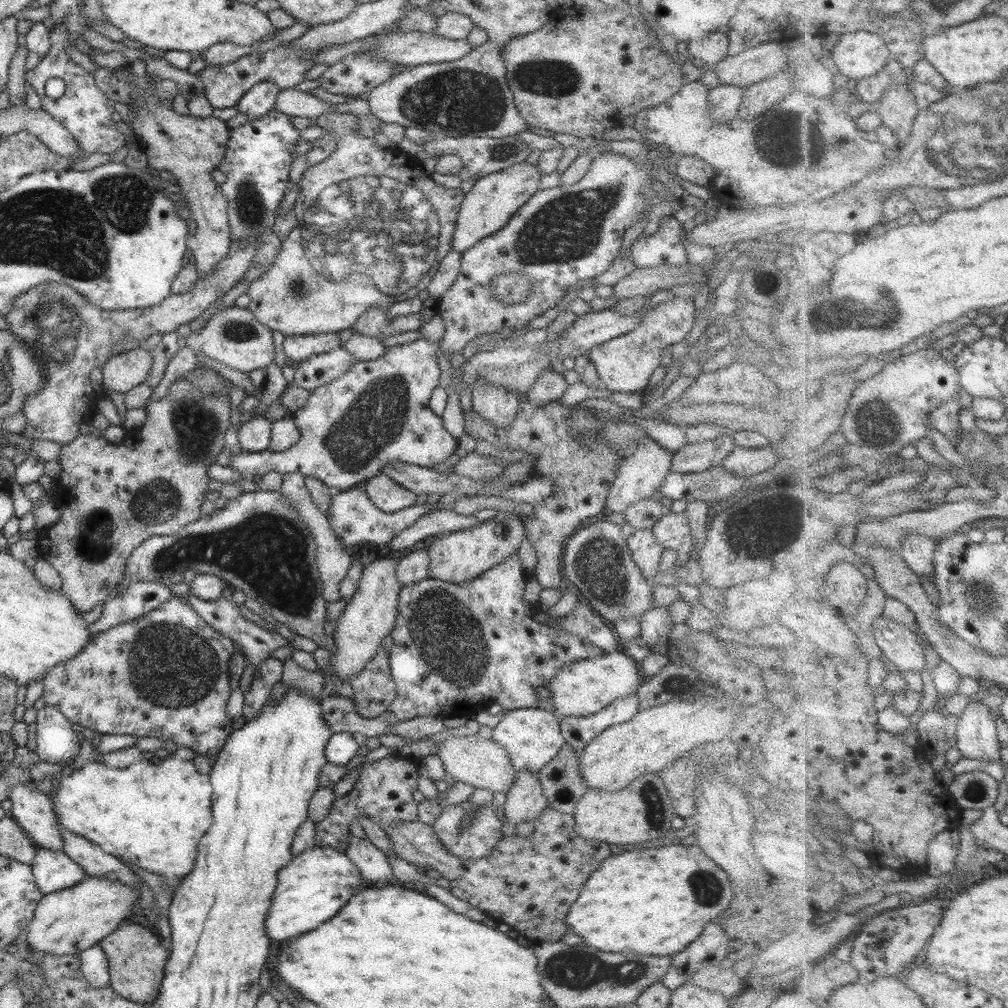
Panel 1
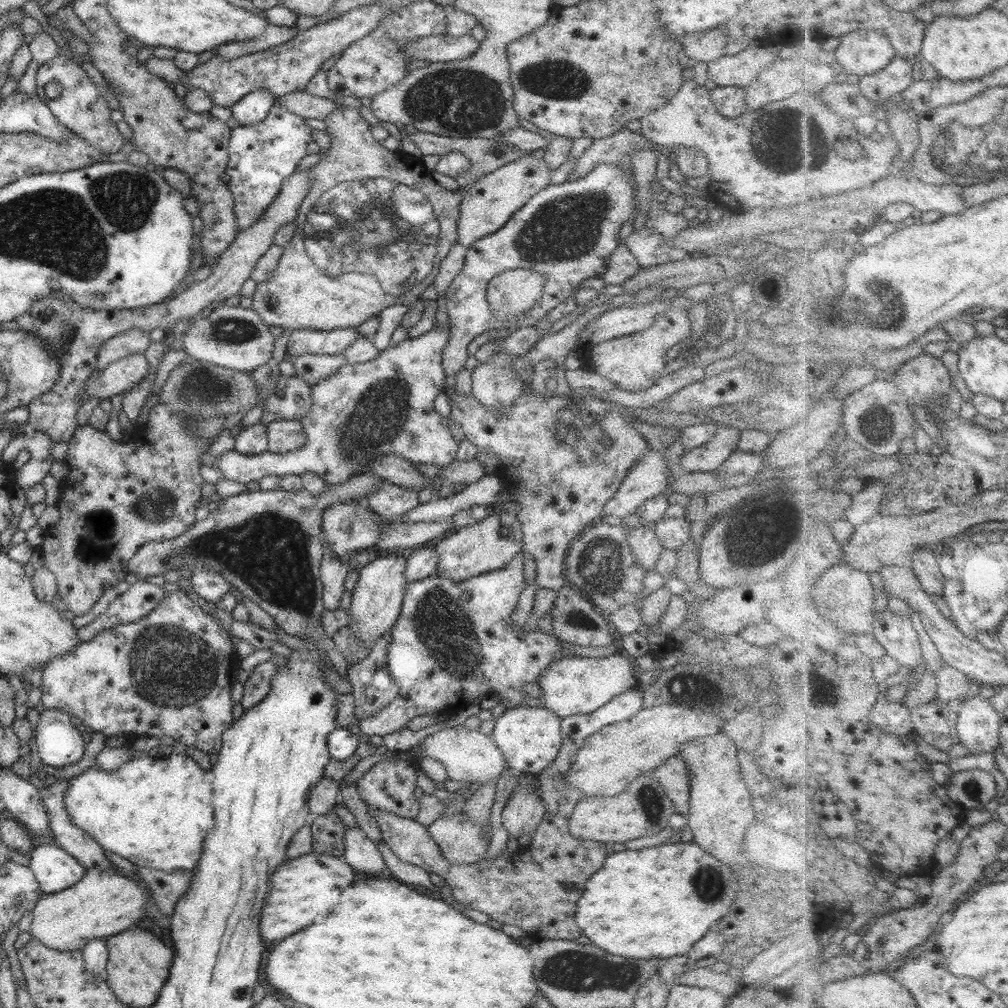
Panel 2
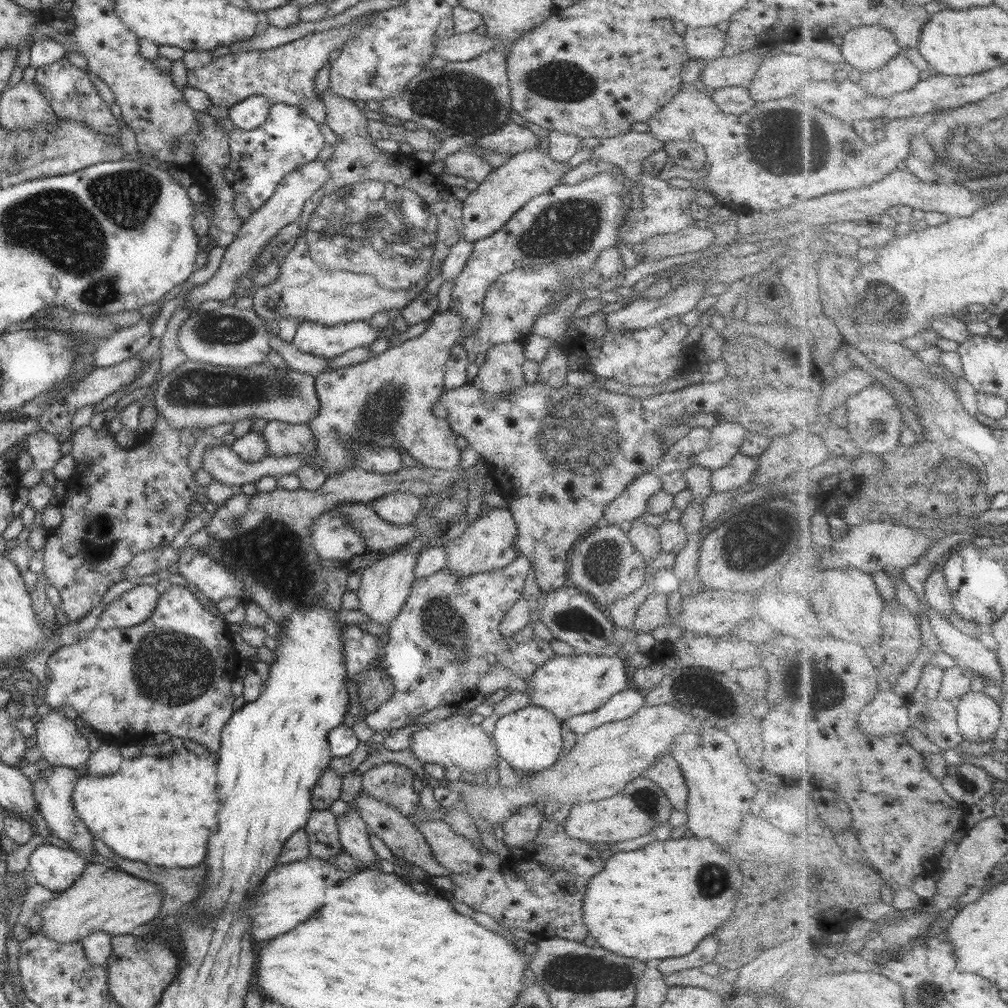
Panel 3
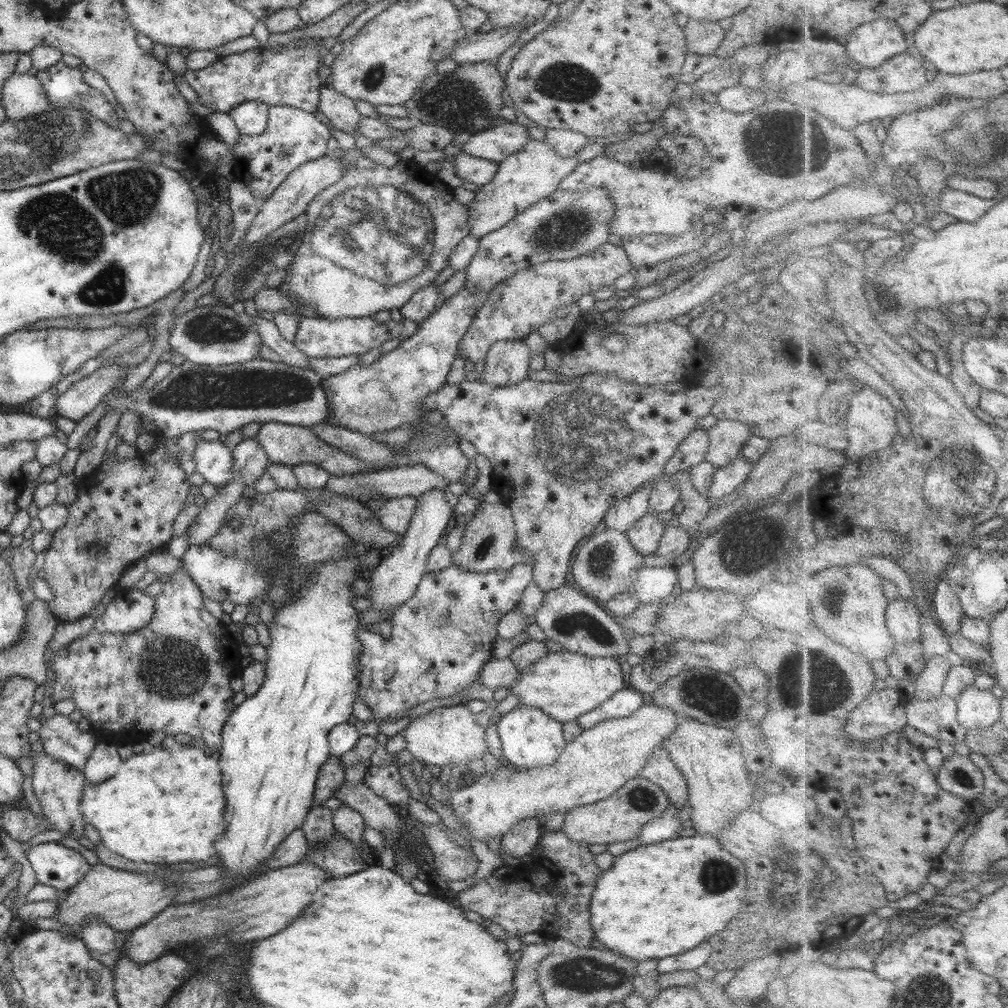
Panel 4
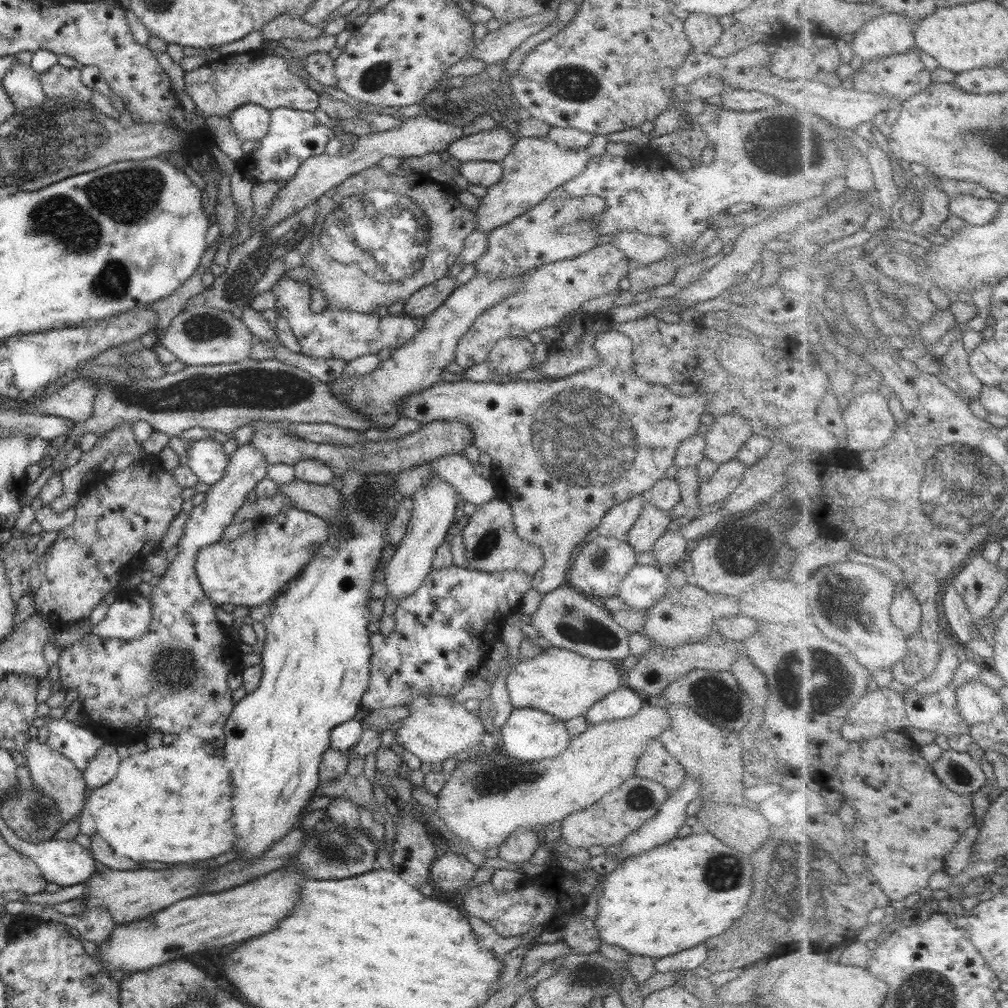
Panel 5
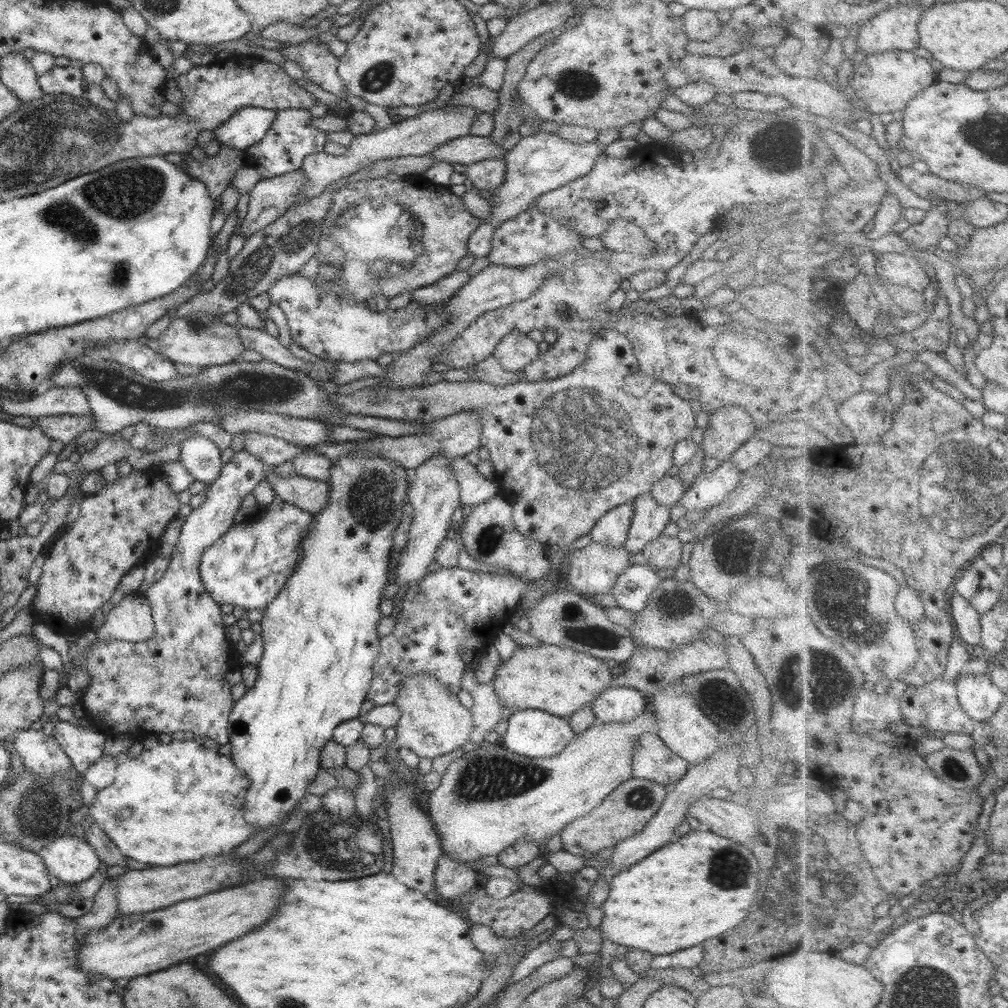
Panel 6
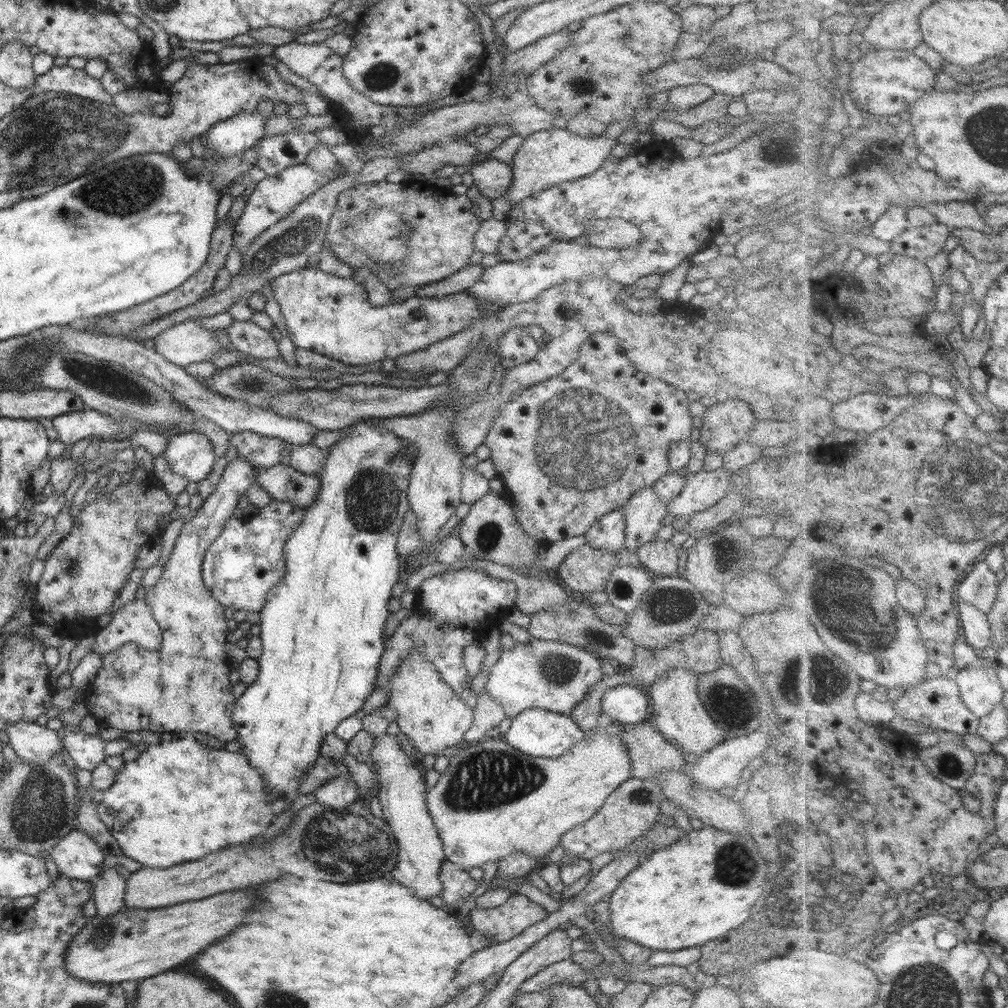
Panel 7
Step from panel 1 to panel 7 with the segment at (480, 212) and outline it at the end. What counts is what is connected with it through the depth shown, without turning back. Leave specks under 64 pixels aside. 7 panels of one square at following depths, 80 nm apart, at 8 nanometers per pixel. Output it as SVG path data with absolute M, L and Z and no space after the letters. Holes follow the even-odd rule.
M554 126L550 130L535 132L530 136L526 136L514 157L513 164L510 164L513 167L513 183L504 197L509 198L513 202L512 208L514 208L515 205L528 198L531 194L544 189L548 190L548 188L563 182L588 176L603 165L606 158L611 155L611 150L616 146L617 141L616 139L605 137L604 134L594 138L586 138L574 134L569 129L561 129Z

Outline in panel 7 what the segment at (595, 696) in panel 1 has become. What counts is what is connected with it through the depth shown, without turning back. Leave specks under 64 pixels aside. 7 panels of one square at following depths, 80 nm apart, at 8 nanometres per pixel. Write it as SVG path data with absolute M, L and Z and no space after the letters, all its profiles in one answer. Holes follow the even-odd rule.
M531 637L526 643L515 642L512 648L500 648L500 658L494 666L488 668L486 683L487 692L504 709L505 718L516 718L526 709L544 709L558 714L570 714L573 706L590 692L591 686L600 682L604 676L600 659L592 652L588 652L579 646L572 646L560 641L542 640Z

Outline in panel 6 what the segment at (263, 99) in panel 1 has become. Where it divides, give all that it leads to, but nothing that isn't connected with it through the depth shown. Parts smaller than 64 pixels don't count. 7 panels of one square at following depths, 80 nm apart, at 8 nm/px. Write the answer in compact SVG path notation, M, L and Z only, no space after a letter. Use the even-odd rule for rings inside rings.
M248 106L236 111L226 122L215 129L220 146L244 151L271 130L277 111Z

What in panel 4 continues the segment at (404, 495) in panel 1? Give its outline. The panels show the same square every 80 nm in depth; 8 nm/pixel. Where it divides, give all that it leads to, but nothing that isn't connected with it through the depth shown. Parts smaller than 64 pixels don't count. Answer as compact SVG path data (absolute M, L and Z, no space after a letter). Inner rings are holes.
M402 496L386 500L375 510L375 514L384 529L397 536L404 536L416 510L417 497Z

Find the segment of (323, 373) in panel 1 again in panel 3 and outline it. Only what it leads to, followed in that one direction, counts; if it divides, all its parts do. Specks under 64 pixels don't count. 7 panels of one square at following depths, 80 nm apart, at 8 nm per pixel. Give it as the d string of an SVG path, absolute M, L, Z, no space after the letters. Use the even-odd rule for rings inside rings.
M270 331L268 333L271 350L278 352L290 369L302 372L302 374L312 374L314 378L328 371L327 359L300 352L297 346L280 339L278 333L271 333Z

